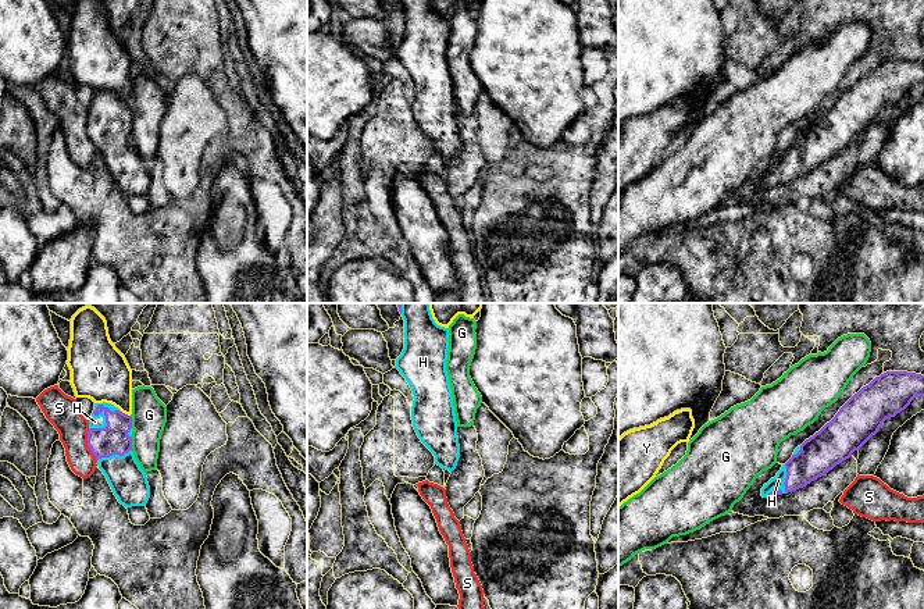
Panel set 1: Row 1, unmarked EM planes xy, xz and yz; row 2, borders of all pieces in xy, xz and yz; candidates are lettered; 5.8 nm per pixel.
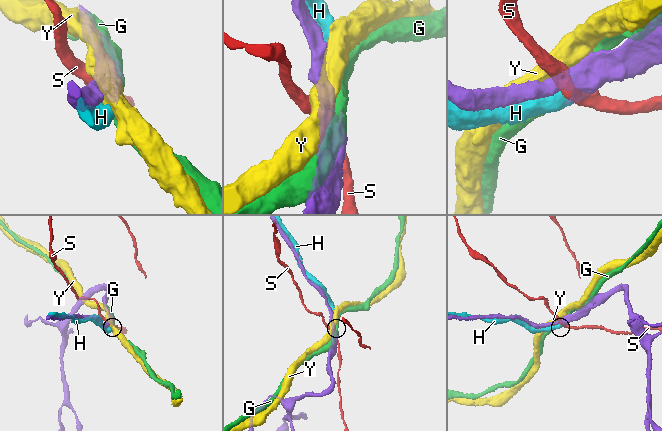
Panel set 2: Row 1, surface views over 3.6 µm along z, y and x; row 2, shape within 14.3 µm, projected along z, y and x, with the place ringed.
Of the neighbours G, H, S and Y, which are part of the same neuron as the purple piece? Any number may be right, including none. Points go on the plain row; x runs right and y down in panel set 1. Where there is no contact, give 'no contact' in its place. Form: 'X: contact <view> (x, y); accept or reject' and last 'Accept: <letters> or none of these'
G: contact xy (131, 132); reject
H: contact xy (106, 106); accept
S: contact xy (88, 132); reject
Y: contact xy (124, 102); reject
Accept: H

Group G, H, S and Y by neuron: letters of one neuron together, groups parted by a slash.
G Y / H / S

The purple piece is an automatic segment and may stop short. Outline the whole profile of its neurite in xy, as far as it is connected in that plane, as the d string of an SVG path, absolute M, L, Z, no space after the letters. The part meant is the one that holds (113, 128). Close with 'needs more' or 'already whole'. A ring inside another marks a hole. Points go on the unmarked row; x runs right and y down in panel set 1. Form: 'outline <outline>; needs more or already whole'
outline M94 92L89 107L88 135L99 149L118 190L126 197L146 195L150 175L132 140L132 106L111 92Z; needs more

